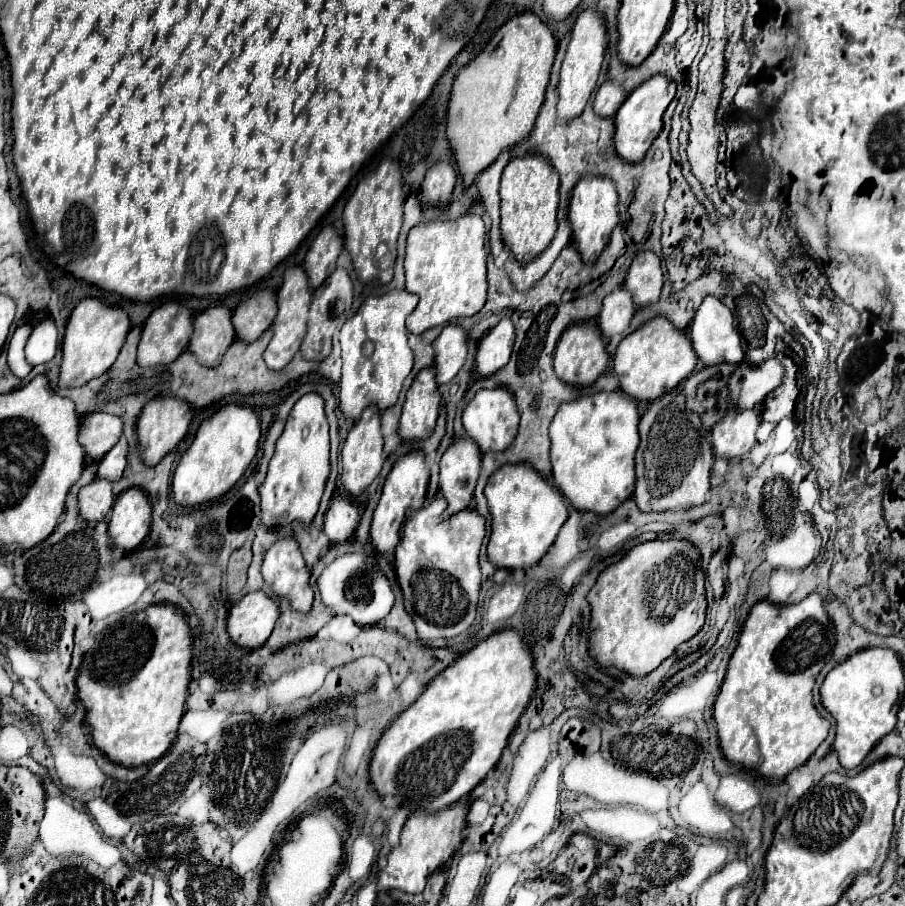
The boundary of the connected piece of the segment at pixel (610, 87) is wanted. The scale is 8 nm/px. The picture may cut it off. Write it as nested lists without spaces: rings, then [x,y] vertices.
[[[613,80],[603,82],[595,94],[595,104],[593,104],[595,114],[611,118],[619,110],[619,106],[623,104],[625,98],[627,98],[627,92],[623,90],[621,84],[617,84]]]

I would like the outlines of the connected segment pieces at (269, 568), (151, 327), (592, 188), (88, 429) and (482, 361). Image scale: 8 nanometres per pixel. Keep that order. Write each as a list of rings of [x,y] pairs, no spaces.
[[[293,536],[277,540],[263,558],[263,578],[277,596],[287,596],[291,606],[307,612],[313,604],[313,588],[309,584],[309,568],[301,556]]]
[[[165,302],[159,308],[155,308],[143,324],[143,334],[141,334],[139,348],[137,348],[137,364],[157,366],[157,364],[173,362],[189,346],[189,336],[193,332],[191,316],[193,312],[185,302]]]
[[[589,174],[583,176],[575,184],[575,188],[571,192],[571,200],[569,200],[569,222],[571,222],[573,238],[577,240],[577,248],[579,248],[581,256],[583,256],[583,260],[587,264],[595,262],[595,258],[607,246],[611,230],[619,222],[615,184],[609,178],[605,178],[605,176],[589,176]]]
[[[91,412],[83,416],[79,426],[79,444],[91,460],[103,458],[123,434],[123,418],[107,412]]]
[[[503,316],[491,332],[487,332],[481,342],[475,356],[475,368],[481,376],[491,376],[499,368],[503,368],[509,362],[511,350],[515,342],[515,326],[511,318]]]

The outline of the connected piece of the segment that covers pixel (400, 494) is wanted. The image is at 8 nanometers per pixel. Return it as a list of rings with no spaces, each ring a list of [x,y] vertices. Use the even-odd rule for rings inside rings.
[[[413,450],[395,462],[393,470],[389,472],[389,476],[383,484],[383,494],[379,498],[379,504],[373,512],[373,522],[371,522],[371,542],[379,552],[395,550],[395,546],[399,542],[399,530],[405,520],[405,512],[409,508],[417,510],[419,506],[423,506],[427,482],[429,482],[429,468],[425,464],[425,454],[421,450]]]

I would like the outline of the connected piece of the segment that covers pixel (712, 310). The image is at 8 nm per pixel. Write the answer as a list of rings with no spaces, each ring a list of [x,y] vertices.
[[[707,296],[699,310],[695,312],[695,318],[693,318],[693,326],[691,326],[691,342],[693,342],[693,348],[699,356],[699,360],[705,364],[705,366],[711,366],[711,364],[721,364],[721,362],[729,362],[729,364],[735,364],[735,362],[741,362],[743,356],[745,356],[745,350],[743,350],[743,344],[741,344],[741,336],[735,328],[735,320],[733,320],[733,314],[731,310],[715,296]]]

